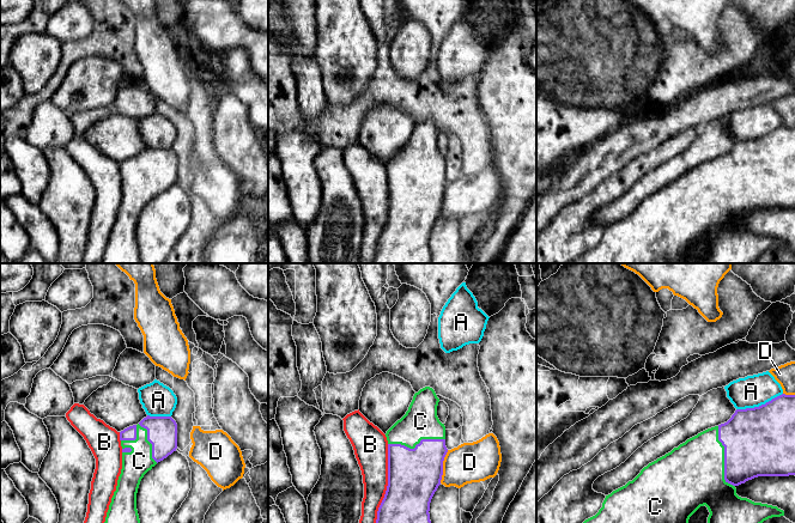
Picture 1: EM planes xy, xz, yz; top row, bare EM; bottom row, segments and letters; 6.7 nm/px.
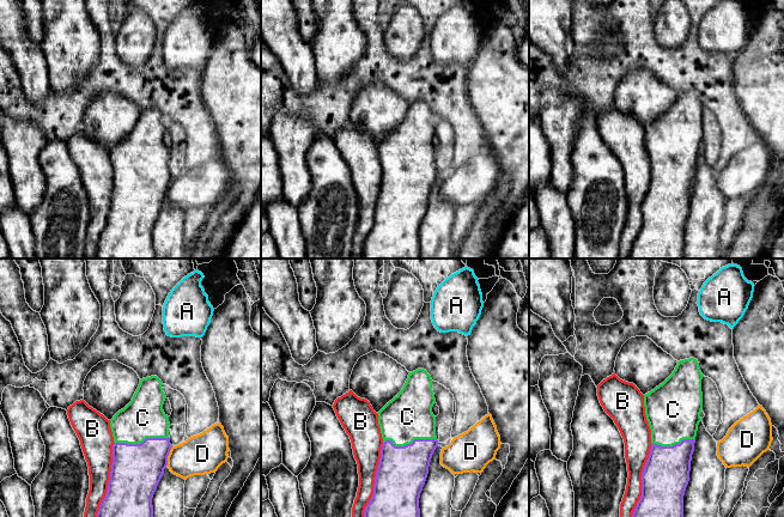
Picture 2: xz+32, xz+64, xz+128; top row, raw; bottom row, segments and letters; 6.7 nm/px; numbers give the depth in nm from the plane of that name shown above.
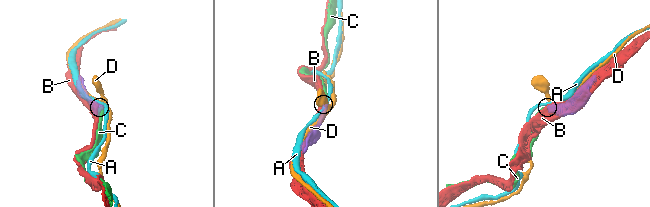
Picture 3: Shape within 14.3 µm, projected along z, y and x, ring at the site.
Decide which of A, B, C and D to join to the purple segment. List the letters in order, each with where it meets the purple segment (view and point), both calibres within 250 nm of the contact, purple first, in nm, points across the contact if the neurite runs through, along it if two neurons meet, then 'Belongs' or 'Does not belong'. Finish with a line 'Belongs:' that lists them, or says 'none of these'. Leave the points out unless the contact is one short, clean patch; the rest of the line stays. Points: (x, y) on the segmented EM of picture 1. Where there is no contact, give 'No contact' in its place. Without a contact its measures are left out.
A: Touches purple at yz (759, 406). Thickness 460 nm (purple) against 220 nm. Does not belong
B: Touches purple at xz (388, 484). Thickness 360 nm (purple) against 220 nm. Does not belong
C: Touches purple at xy (147, 439). Thickness 200 nm (purple) against 180 nm. Belongs
D: Touches purple at xz (442, 467). Thickness 360 nm (purple) against 280 nm. Does not belong
Belongs: C

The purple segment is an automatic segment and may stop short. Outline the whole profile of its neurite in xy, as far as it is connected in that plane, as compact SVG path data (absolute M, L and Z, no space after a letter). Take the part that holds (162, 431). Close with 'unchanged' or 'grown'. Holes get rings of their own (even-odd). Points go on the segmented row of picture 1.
M150 416L144 418L138 425L129 426L120 432L122 446L122 469L117 480L116 491L111 498L109 510L104 523L140 523L136 510L136 493L144 475L151 470L158 462L166 458L177 449L177 424L171 416Z; grown

